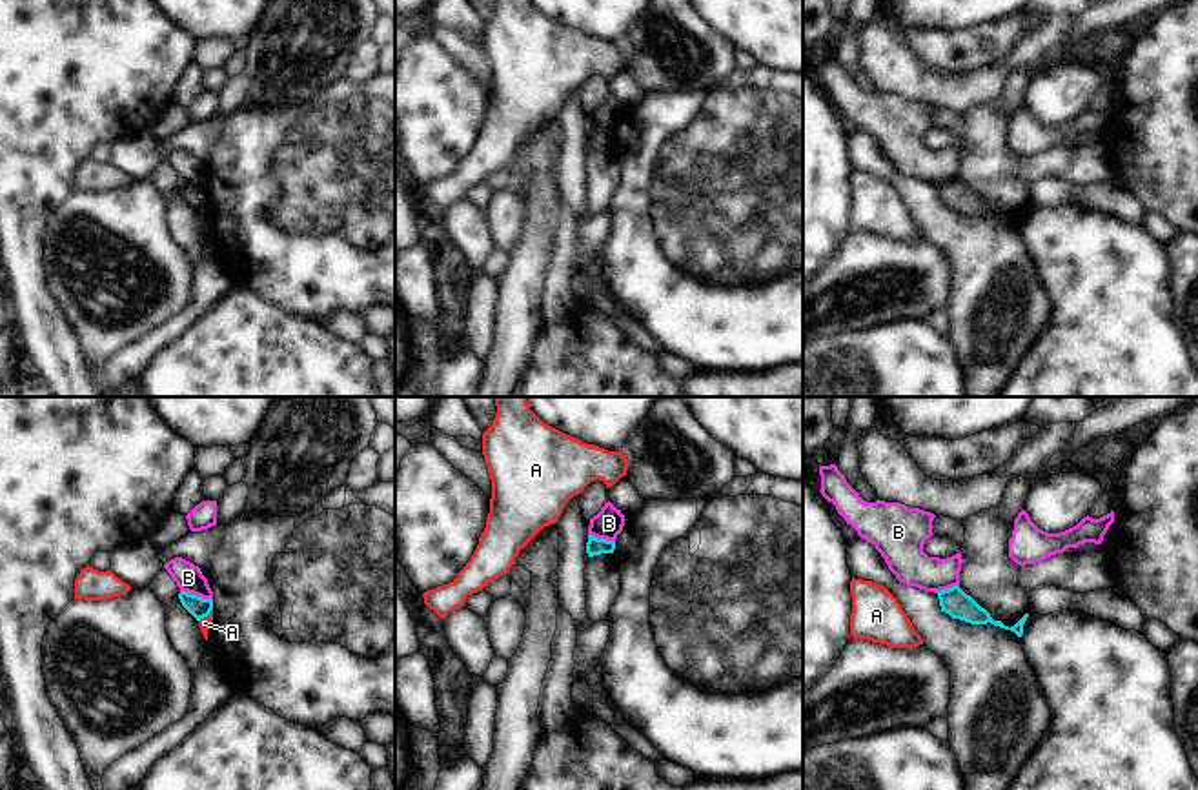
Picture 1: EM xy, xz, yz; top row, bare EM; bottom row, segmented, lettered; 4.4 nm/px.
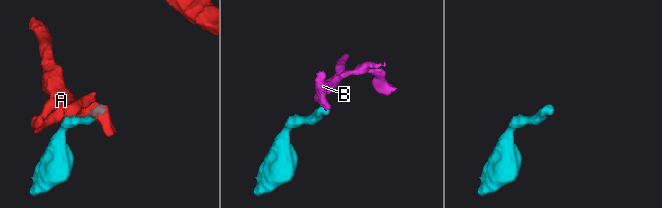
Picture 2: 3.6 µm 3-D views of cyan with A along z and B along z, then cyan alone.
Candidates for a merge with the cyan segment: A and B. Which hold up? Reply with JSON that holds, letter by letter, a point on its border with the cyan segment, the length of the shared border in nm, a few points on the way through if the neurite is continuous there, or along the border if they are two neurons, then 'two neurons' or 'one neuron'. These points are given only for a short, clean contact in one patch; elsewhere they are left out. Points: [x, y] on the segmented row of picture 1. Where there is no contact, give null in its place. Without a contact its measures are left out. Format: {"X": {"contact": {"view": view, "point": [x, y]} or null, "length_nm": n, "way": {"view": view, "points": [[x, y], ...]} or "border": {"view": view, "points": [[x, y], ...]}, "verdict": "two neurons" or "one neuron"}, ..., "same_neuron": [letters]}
{"A": {"contact": {"view": "xy", "point": [206, 616]}, "length_nm": 90, "border": {"view": "xy", "points": [[212, 608], [199, 621]]}, "verdict": "two neurons"}, "B": {"contact": {"view": "xy", "point": [197, 596]}, "length_nm": 150, "border": {"view": "xy", "points": [[181, 590], [212, 601]]}, "verdict": "two neurons"}, "same_neuron": []}

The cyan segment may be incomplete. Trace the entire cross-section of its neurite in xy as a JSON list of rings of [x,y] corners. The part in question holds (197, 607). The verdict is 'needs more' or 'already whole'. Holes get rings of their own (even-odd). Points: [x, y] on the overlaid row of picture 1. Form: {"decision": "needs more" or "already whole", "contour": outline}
{"decision": "already whole", "contour": [[[180,592],[178,599],[182,603],[182,606],[197,619],[204,619],[211,613],[213,610],[213,601],[211,599],[202,599],[198,595],[188,593],[188,592]]]}

